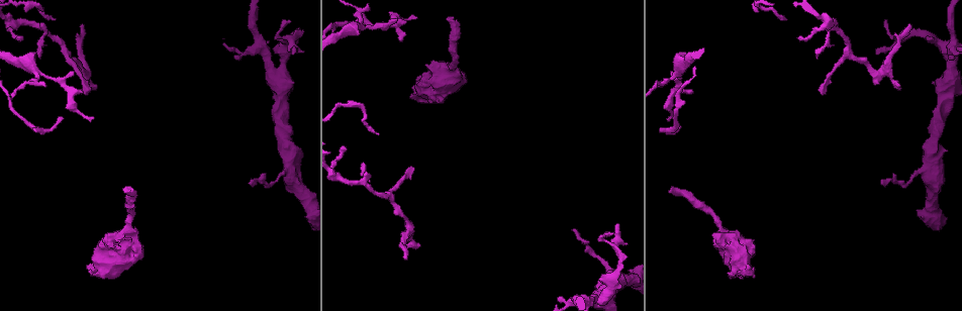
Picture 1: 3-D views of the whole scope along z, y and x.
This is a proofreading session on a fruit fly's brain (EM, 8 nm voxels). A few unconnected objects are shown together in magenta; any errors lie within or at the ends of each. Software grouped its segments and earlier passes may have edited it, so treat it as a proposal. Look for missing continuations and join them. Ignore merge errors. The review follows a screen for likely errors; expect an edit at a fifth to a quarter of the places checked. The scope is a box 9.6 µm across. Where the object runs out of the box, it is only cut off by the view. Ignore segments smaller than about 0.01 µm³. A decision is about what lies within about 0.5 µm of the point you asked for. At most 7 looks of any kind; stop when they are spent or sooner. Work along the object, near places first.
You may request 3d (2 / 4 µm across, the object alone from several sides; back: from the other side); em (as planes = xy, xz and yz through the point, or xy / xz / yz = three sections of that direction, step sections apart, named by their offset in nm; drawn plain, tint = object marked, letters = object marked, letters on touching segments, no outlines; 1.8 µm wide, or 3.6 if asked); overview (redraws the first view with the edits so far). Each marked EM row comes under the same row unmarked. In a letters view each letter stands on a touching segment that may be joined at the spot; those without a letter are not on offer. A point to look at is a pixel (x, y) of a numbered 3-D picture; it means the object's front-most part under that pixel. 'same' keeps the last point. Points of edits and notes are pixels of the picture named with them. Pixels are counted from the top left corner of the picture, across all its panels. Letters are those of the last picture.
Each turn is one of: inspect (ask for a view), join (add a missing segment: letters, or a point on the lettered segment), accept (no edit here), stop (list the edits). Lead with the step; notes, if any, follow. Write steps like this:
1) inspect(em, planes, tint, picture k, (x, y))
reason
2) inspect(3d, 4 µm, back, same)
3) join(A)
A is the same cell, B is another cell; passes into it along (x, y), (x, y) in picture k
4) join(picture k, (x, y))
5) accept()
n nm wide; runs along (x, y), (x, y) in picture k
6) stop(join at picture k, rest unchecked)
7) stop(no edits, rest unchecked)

inspect(3d, 2 µm, picture 1, (403, 259))
branch stops here

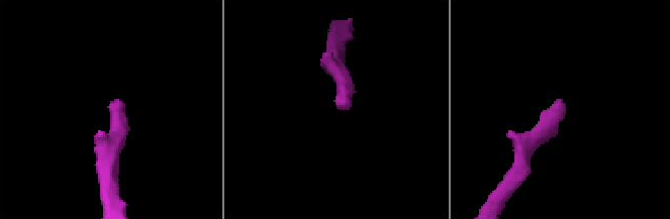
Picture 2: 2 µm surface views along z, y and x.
inspect(em, xz, step 8, tint, picture 2, (561, 100))

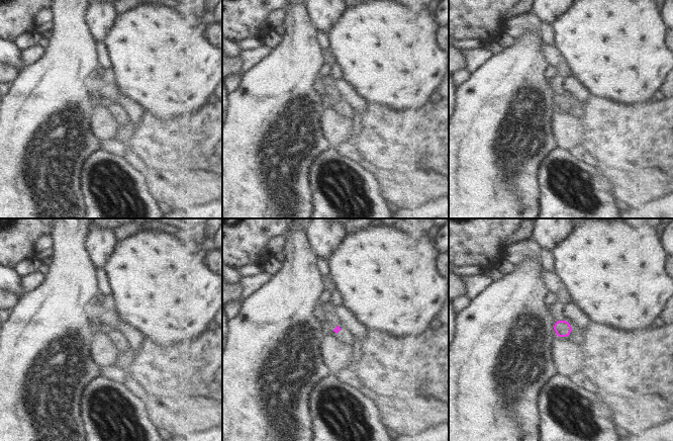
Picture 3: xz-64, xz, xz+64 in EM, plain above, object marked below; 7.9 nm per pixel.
inspect(em, planes, letters, same)
cut it another way

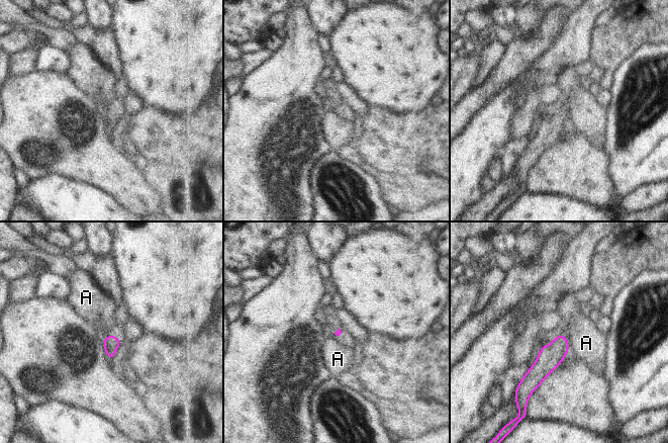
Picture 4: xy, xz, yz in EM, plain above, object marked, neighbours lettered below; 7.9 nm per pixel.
accept()
A is another cell; border along (562, 334), (568, 342), (569, 349) in picture 4; no lettered segment goes on from it

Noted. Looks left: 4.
inspect(3d, 4 µm, picture 1, (18, 37))
branch stops here

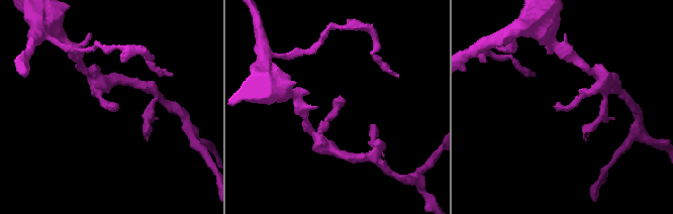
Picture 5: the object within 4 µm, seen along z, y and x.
inspect(em, xy, step 16, letters, picture 5, (555, 106))

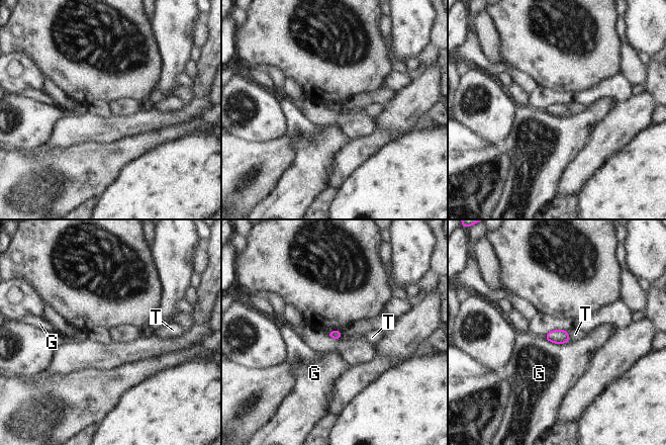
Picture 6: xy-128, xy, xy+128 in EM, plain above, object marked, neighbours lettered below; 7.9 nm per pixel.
inspect(em, planes, letters, same)

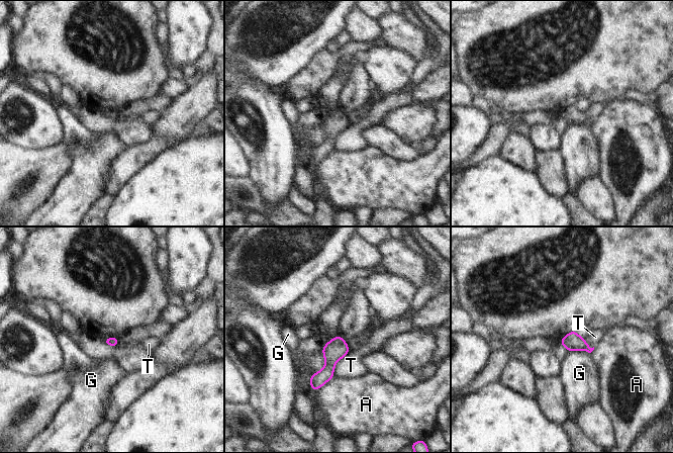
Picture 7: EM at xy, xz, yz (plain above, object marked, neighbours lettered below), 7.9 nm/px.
accept()
A, G and T are other cells; runs along (339, 339), (329, 368), (313, 386) in picture 7; no lettered segment goes on from it

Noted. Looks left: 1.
stop(no edits, rest unchecked)

